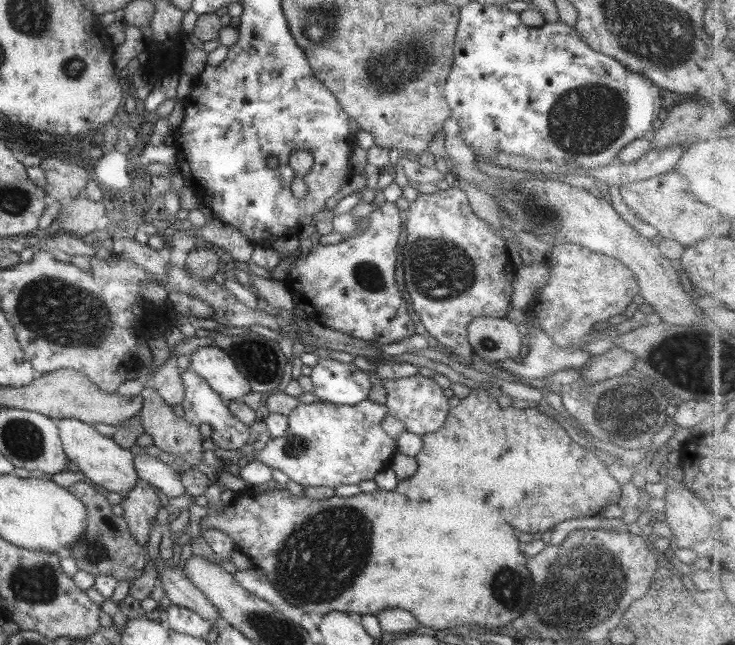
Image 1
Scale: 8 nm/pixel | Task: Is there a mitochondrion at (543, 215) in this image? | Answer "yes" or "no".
yes

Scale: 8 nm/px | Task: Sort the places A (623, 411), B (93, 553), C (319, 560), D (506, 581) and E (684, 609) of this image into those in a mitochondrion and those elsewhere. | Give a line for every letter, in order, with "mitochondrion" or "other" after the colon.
A: mitochondrion
B: mitochondrion
C: mitochondrion
D: mitochondrion
E: other

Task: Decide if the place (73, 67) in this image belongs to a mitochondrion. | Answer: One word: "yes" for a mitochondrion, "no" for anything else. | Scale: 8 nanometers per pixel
yes

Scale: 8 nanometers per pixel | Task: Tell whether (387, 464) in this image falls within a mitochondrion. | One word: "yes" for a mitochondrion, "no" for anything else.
no

